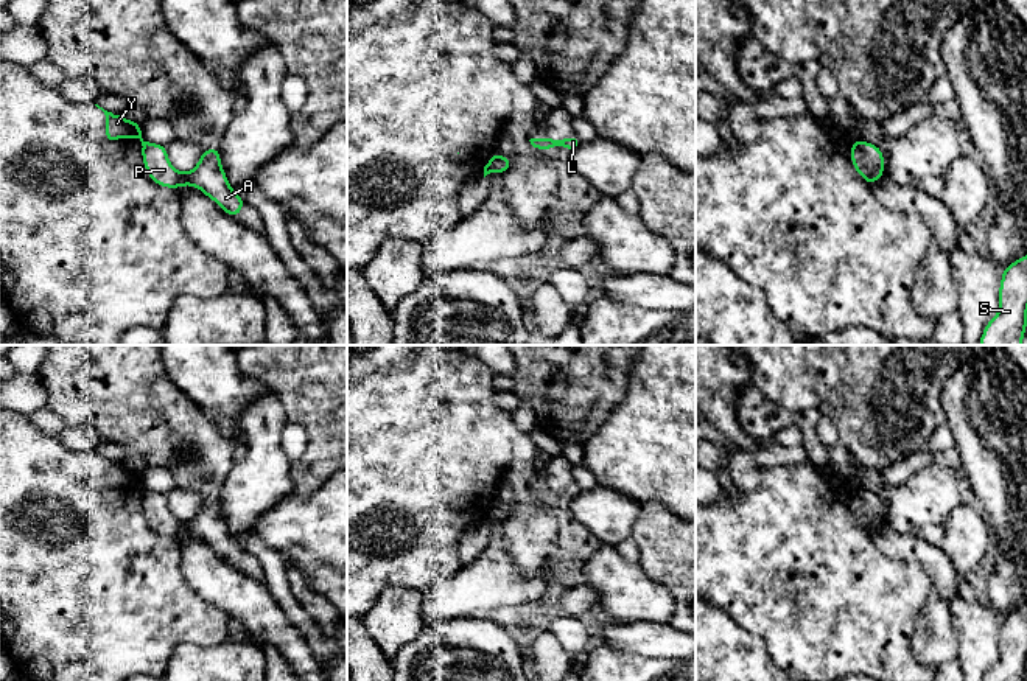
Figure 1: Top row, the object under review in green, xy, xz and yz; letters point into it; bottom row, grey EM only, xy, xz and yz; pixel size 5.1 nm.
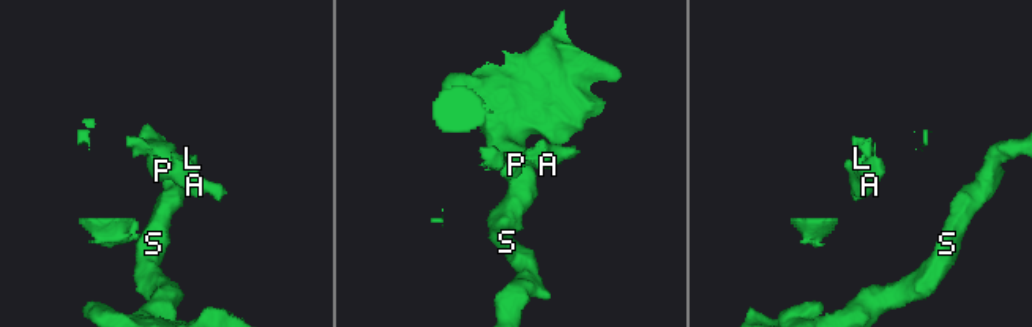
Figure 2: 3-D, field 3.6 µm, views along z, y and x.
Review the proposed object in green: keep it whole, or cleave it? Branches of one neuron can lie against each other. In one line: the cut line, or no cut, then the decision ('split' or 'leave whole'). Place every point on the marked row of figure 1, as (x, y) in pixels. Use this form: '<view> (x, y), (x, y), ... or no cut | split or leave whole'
xy (145, 142), (142, 145) | split

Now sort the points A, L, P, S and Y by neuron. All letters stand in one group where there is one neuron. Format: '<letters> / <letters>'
A L P / S Y

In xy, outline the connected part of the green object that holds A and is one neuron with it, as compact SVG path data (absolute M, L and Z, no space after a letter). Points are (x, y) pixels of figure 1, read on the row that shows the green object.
M145 141L142 159L149 179L165 188L191 185L215 201L229 216L238 218L246 204L230 183L221 165L219 146L202 151L198 165L188 173L179 173L168 160L166 146Z

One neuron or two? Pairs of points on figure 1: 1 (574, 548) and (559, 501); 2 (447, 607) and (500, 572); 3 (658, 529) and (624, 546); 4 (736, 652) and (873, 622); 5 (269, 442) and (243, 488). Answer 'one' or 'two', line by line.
1: one
2: one
3: two
4: two
5: one

